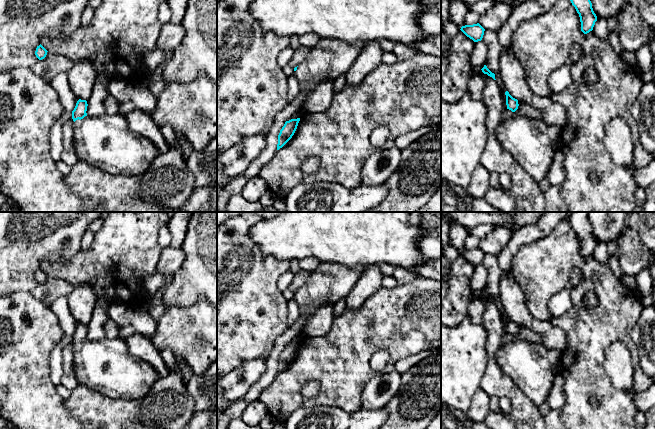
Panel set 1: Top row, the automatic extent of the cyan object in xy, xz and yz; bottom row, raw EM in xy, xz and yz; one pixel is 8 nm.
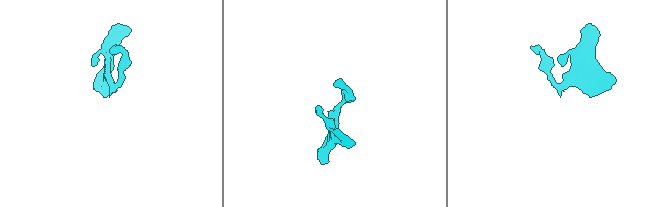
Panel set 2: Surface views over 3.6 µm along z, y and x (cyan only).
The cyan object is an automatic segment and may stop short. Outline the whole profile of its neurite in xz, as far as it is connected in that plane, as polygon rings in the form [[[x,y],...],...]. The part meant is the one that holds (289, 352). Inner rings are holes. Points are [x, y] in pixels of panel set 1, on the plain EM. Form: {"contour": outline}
{"contour": [[[300,342],[291,343],[285,346],[284,350],[282,351],[278,359],[277,374],[282,372],[292,362],[297,353],[299,345]]]}

